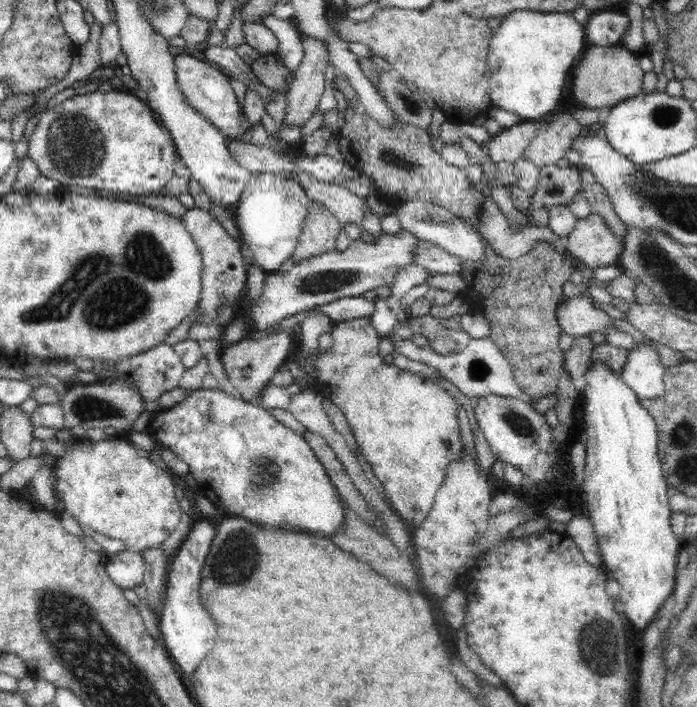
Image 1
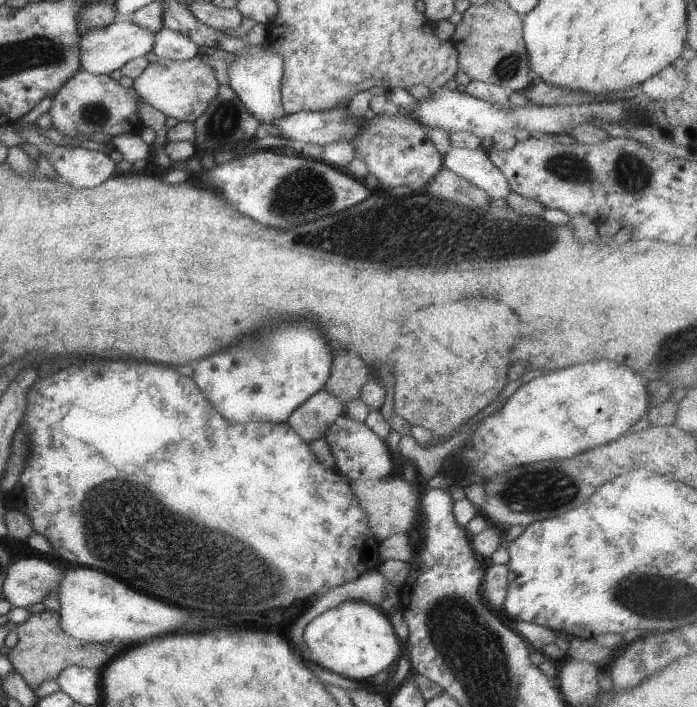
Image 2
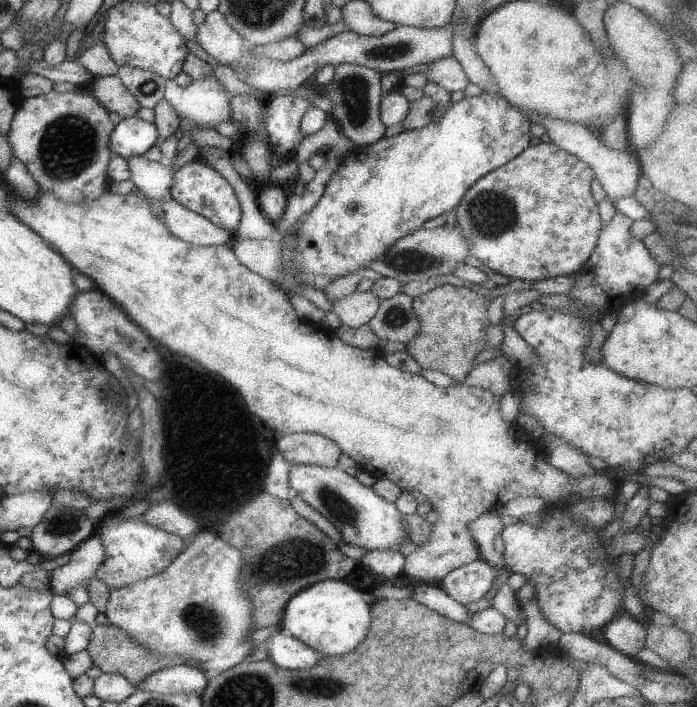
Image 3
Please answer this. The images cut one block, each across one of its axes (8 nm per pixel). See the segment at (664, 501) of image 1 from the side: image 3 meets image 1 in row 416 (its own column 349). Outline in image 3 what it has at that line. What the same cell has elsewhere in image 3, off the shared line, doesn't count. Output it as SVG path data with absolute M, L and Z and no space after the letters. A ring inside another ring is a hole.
M346 580L318 581L291 597L279 627L322 656L345 655L366 638L372 620L371 603L368 592L357 590Z

